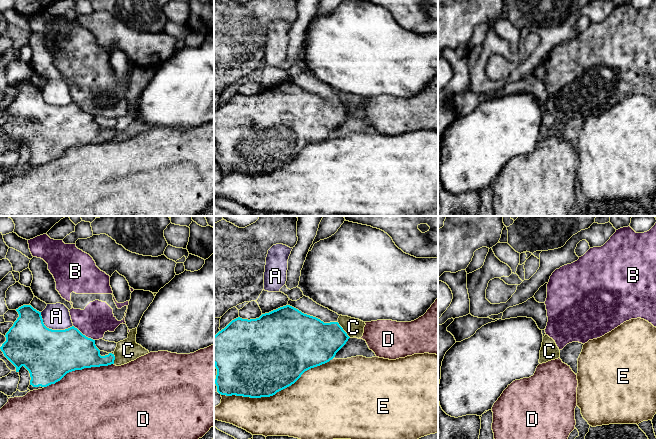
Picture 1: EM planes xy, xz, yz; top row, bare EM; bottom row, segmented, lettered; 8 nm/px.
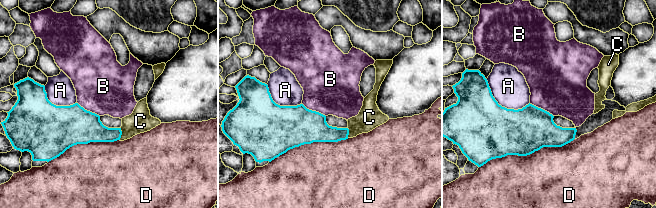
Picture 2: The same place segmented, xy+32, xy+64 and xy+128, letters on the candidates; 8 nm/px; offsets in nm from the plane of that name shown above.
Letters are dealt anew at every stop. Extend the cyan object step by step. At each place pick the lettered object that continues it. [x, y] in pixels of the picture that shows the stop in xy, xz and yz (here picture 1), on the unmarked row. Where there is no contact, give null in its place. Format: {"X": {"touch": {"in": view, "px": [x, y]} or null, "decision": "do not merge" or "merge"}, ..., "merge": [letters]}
{"A": {"touch": {"in": "xy", "px": [51, 105]}, "decision": "do not merge"}, "B": {"touch": {"in": "xy", "px": [84, 111]}, "decision": "do not merge"}, "C": {"touch": {"in": "xz", "px": [343, 106]}, "decision": "do not merge"}, "D": {"touch": {"in": "xy", "px": [78, 145]}, "decision": "do not merge"}, "E": {"touch": {"in": "xz", "px": [276, 168]}, "decision": "do not merge"}, "merge": []}

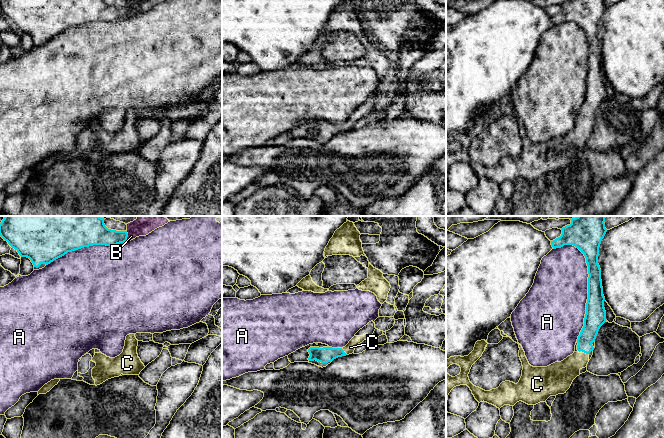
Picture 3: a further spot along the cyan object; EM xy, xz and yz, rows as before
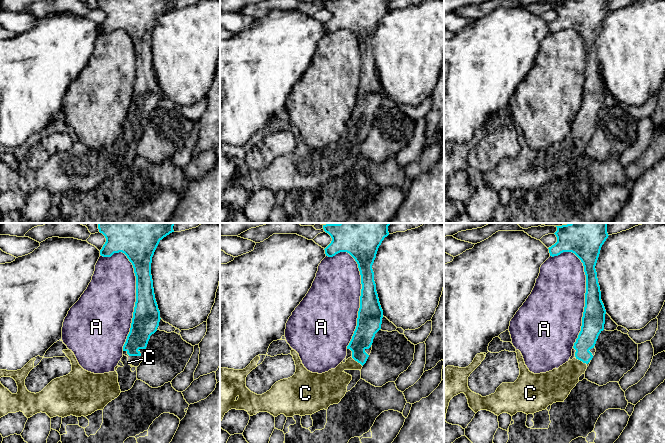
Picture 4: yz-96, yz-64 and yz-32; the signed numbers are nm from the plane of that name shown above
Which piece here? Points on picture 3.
{"A": {"touch": {"in": "yz", "px": [588, 64]}, "decision": "do not merge"}, "B": {"touch": {"in": "xy", "px": [127, 12]}, "decision": "do not merge"}, "C": {"touch": {"in": "xz", "px": [343, 127]}, "decision": "merge"}, "merge": ["C"]}

